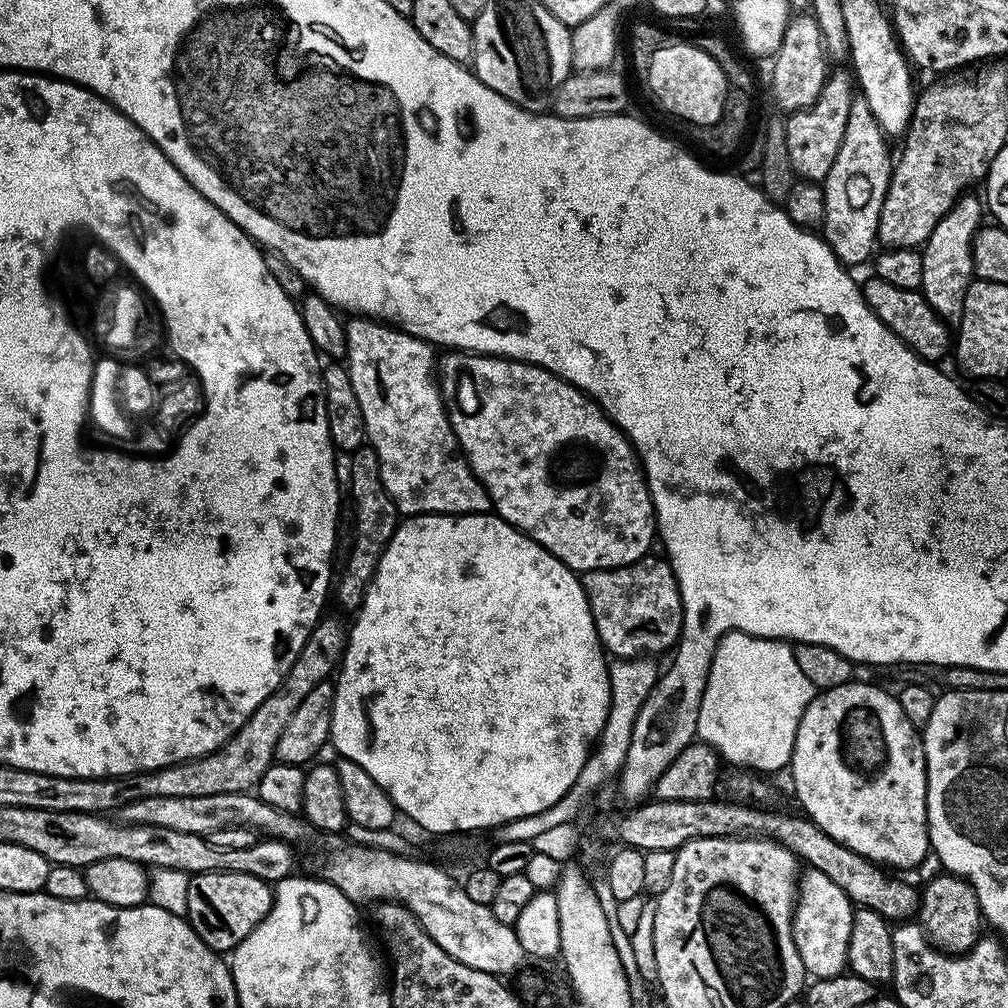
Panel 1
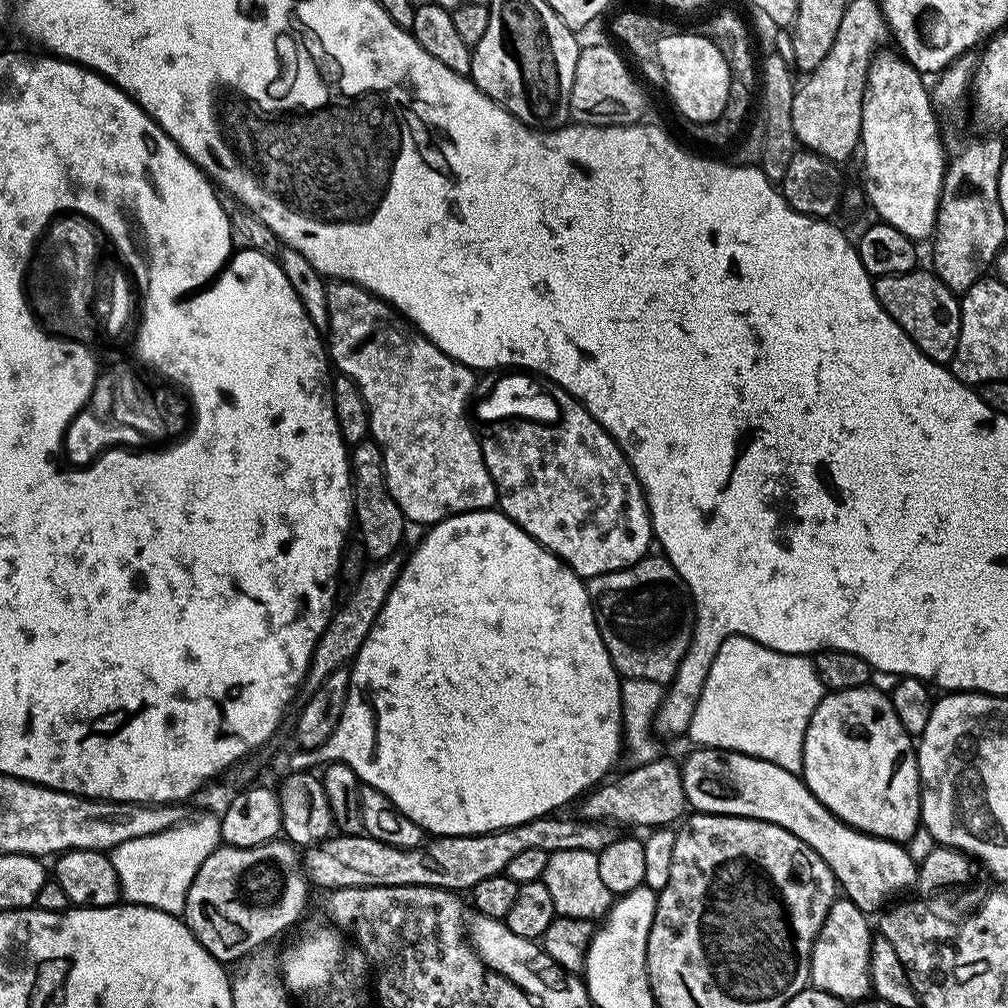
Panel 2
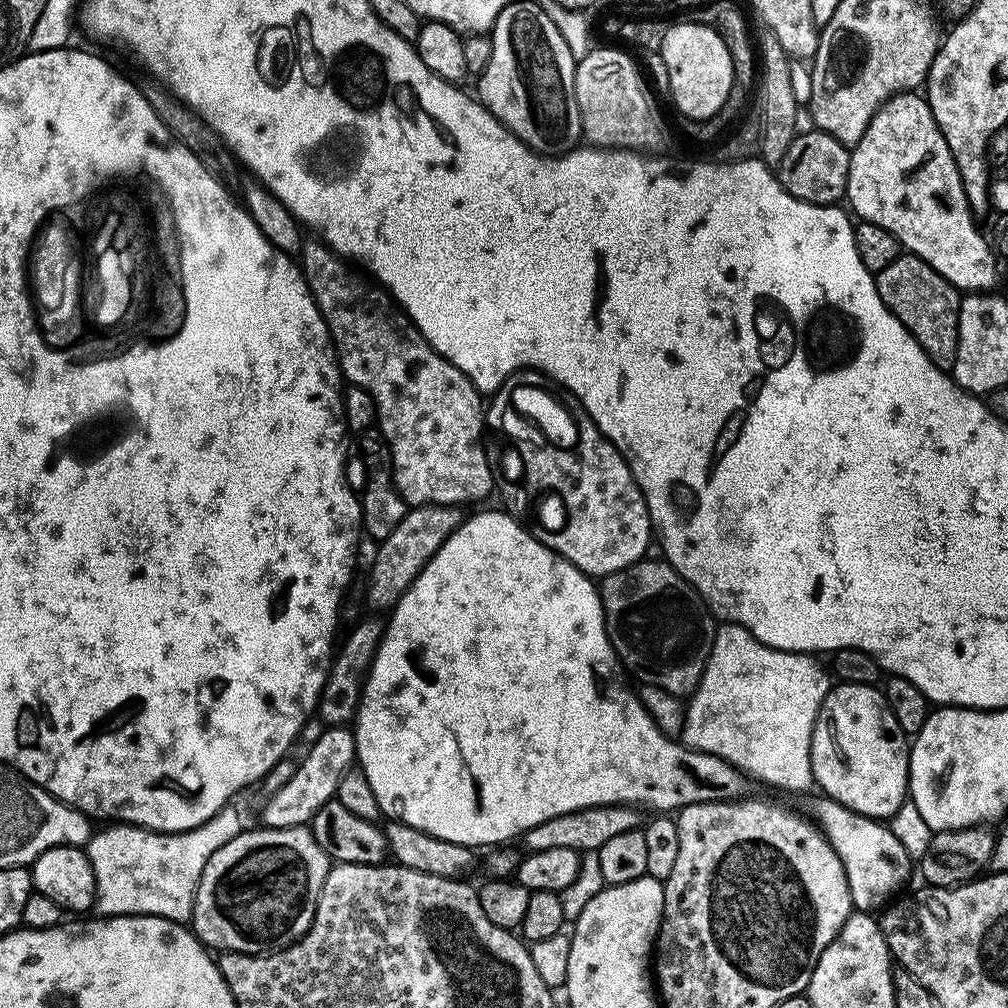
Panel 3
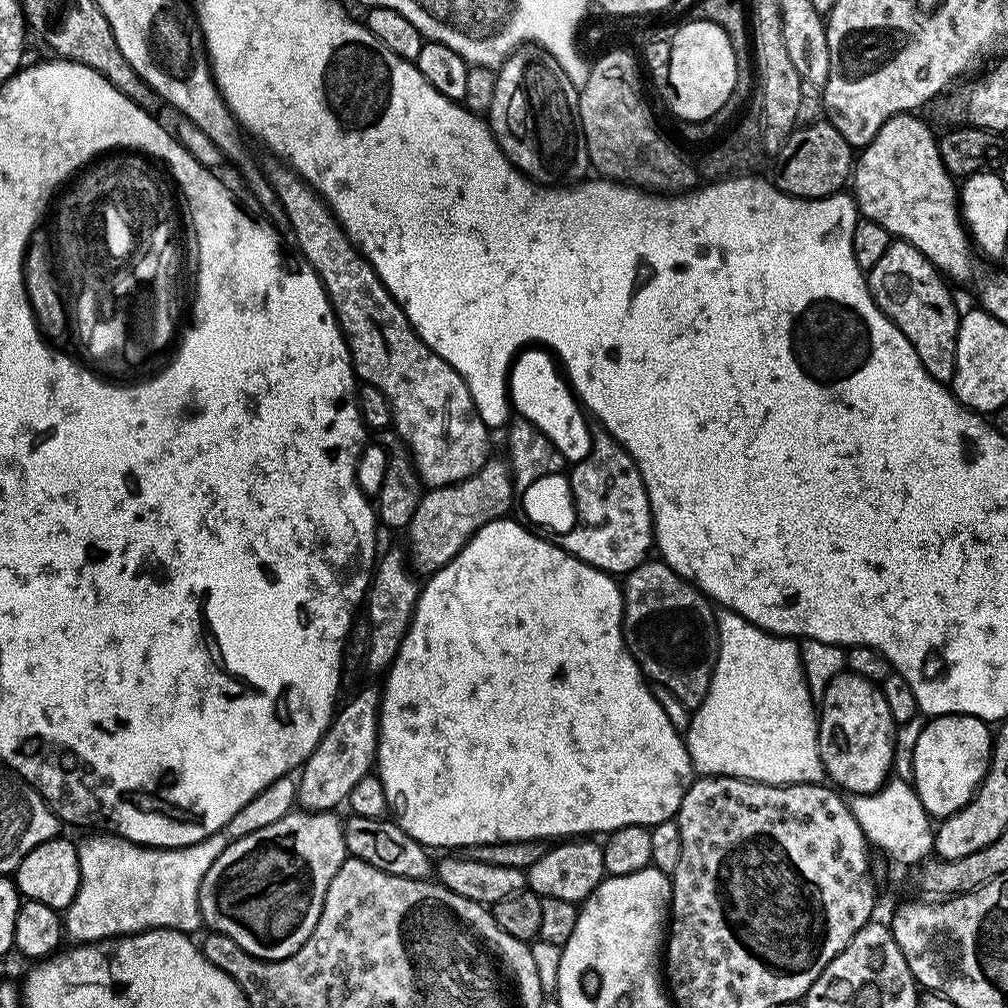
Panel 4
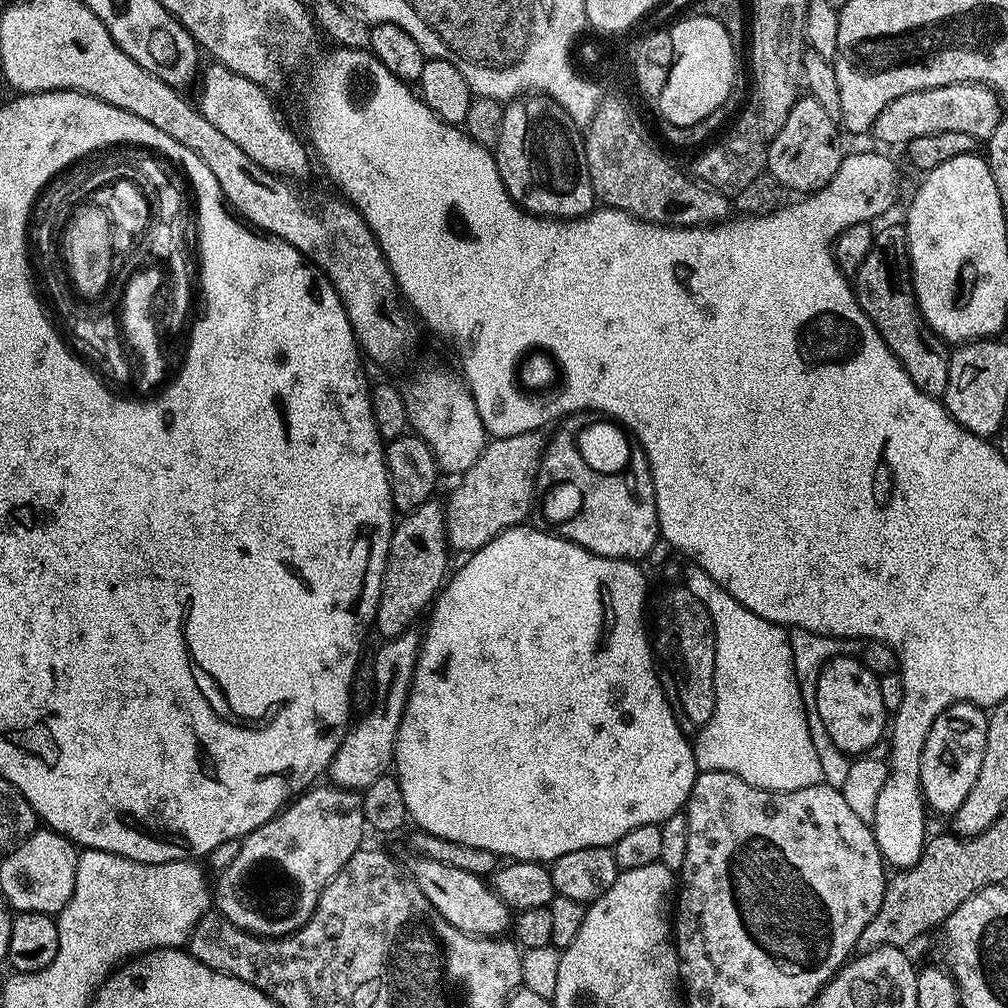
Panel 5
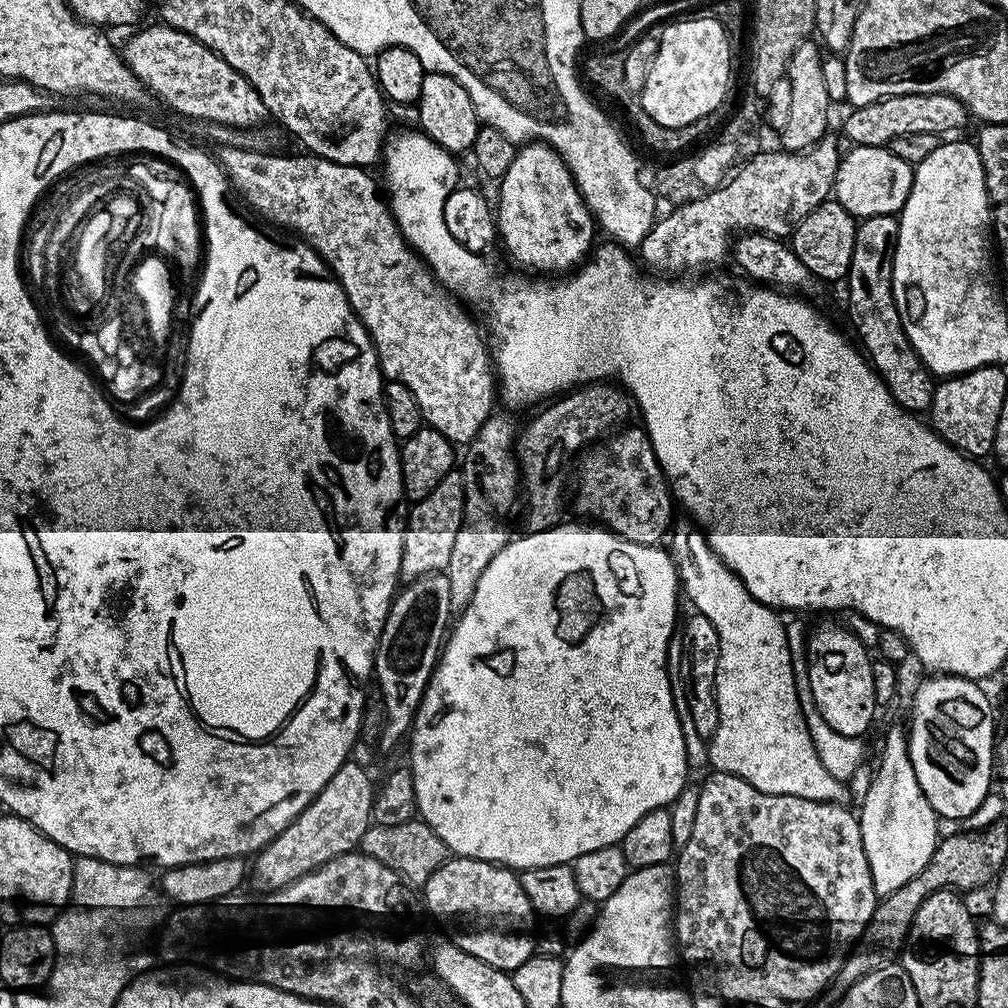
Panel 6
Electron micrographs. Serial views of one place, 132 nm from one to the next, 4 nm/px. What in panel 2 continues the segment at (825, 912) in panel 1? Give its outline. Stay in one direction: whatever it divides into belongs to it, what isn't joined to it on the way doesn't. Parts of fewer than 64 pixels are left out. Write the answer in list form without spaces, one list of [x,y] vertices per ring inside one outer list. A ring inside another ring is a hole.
[[[837,898],[830,906],[826,922],[822,922],[822,930],[818,930],[818,938],[814,942],[810,962],[811,987],[826,990],[826,994],[834,994],[845,1002],[860,999],[863,1001],[872,992],[870,946],[874,928],[873,925],[872,928],[868,925],[868,920],[866,913],[858,910],[858,906],[854,906],[850,899]]]

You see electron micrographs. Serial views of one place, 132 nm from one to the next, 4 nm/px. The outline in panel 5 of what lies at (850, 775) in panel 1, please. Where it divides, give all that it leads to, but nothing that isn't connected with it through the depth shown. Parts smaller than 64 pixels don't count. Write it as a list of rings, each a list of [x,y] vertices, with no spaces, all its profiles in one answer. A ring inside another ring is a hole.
[[[838,655],[825,664],[817,680],[817,708],[818,715],[822,718],[822,723],[826,726],[830,738],[833,739],[834,746],[849,758],[863,757],[865,754],[871,753],[873,751],[871,748],[883,736],[885,739],[886,713],[882,706],[880,681],[874,673],[866,670],[866,666],[861,664],[857,657]]]

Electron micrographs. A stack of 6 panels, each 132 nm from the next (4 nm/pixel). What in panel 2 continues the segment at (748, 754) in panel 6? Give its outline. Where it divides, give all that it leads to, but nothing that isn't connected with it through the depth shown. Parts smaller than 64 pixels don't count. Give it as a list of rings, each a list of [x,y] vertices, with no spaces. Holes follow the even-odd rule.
[[[728,636],[711,663],[686,734],[693,745],[750,754],[798,774],[803,771],[806,726],[825,694],[826,689],[807,655],[786,655],[745,636]]]

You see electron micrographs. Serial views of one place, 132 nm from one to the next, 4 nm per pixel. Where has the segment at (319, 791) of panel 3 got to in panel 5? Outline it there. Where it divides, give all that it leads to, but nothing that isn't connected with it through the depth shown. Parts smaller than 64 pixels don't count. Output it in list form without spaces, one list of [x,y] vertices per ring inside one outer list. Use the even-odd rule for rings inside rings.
[[[409,630],[393,640],[385,639],[372,664],[376,667],[376,709],[353,723],[342,738],[339,750],[328,764],[327,779],[335,787],[363,790],[377,778],[389,775],[396,758],[396,739],[406,710],[416,663],[420,657],[421,633]]]

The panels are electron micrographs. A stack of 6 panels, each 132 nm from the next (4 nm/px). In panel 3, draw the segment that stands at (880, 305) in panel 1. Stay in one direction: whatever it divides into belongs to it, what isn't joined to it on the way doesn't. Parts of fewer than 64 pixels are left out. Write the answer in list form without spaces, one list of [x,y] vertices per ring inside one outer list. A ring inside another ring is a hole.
[[[902,254],[886,270],[875,273],[876,289],[882,302],[892,311],[894,318],[906,326],[909,334],[922,346],[936,368],[950,370],[956,357],[958,314],[961,293],[942,274],[938,274],[922,258]]]

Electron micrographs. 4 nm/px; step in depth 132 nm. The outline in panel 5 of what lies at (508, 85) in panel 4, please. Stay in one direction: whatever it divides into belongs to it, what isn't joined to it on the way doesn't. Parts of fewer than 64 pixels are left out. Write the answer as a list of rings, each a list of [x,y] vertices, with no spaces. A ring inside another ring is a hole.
[[[543,94],[525,95],[505,107],[502,138],[498,138],[494,149],[496,169],[500,171],[500,181],[504,183],[504,189],[510,194],[510,198],[525,212],[530,212],[533,216],[570,220],[592,211],[597,199],[584,161],[582,136],[576,131],[578,125],[568,117],[564,107]]]

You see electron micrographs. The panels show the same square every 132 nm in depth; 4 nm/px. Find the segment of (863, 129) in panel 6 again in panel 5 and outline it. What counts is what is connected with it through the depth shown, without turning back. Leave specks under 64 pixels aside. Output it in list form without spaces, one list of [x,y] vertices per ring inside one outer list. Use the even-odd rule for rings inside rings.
[[[954,83],[950,86],[927,88],[902,94],[890,102],[871,127],[871,133],[886,144],[900,144],[915,137],[928,137],[938,133],[970,134],[977,140],[986,140],[1003,119],[1003,105],[999,96],[984,84]]]

